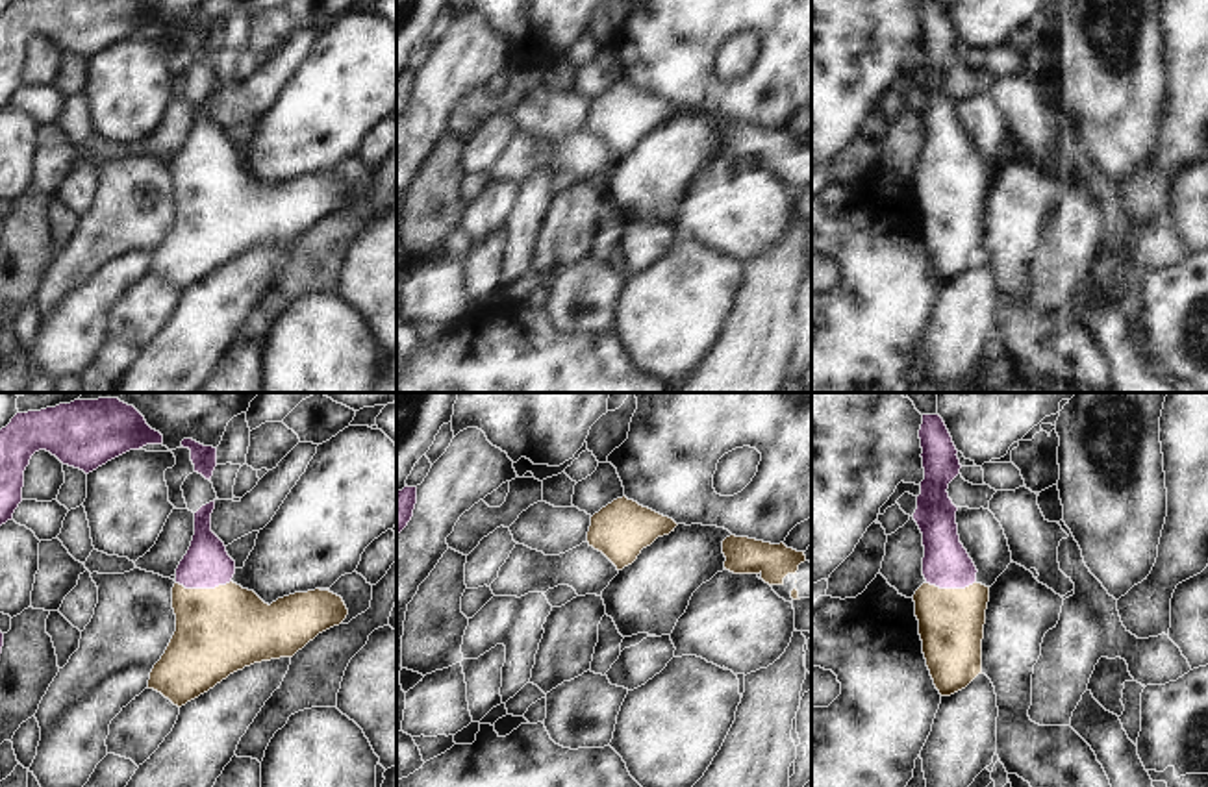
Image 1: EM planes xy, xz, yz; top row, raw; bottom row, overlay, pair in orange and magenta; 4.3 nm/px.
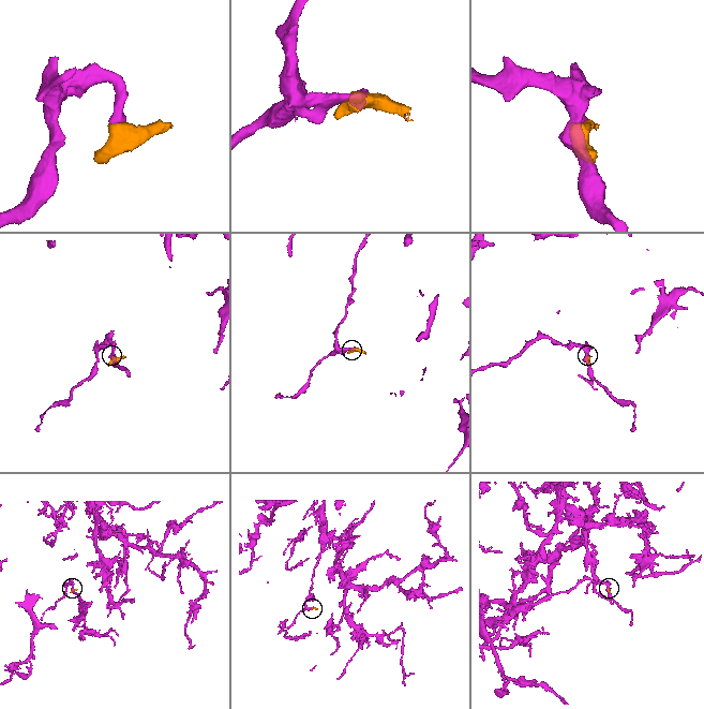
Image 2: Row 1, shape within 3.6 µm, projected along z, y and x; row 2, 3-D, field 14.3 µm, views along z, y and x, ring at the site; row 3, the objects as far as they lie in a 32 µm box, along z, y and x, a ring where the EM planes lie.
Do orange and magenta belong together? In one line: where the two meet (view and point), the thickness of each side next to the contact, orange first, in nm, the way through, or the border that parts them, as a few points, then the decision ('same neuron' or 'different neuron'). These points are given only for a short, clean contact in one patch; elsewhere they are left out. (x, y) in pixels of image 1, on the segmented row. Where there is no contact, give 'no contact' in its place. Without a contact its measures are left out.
meets orange in xy at (202, 589); 380 nm thick on the orange side, 200 nm on the other; runs through xy (221, 630), (202, 589), (206, 565); same neuron

